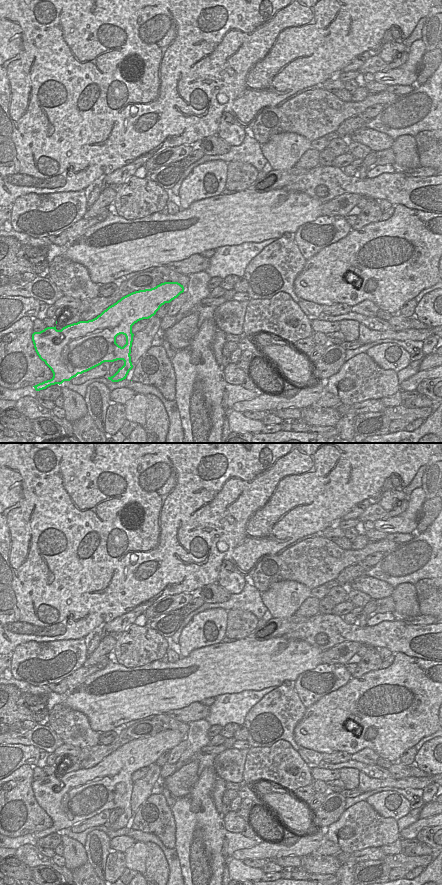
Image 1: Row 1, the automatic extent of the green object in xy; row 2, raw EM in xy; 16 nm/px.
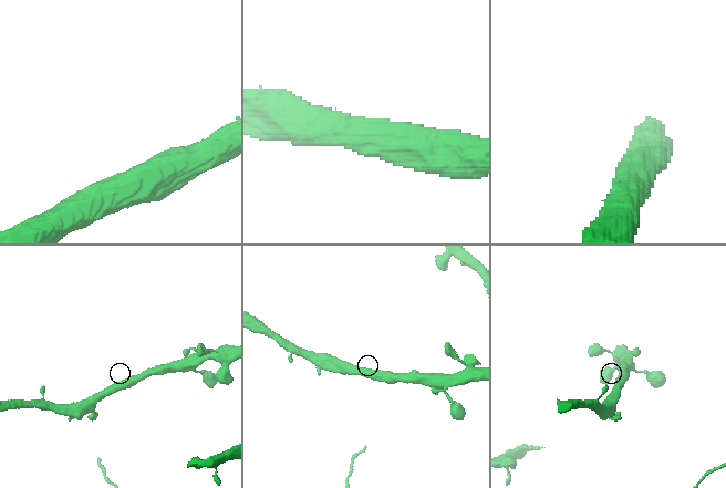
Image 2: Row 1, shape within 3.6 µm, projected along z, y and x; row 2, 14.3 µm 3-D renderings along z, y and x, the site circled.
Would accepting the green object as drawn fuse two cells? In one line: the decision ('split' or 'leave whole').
leave whole

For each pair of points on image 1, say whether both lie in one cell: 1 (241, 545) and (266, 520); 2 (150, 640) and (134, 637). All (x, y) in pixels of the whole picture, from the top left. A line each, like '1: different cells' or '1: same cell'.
1: same cell
2: same cell

